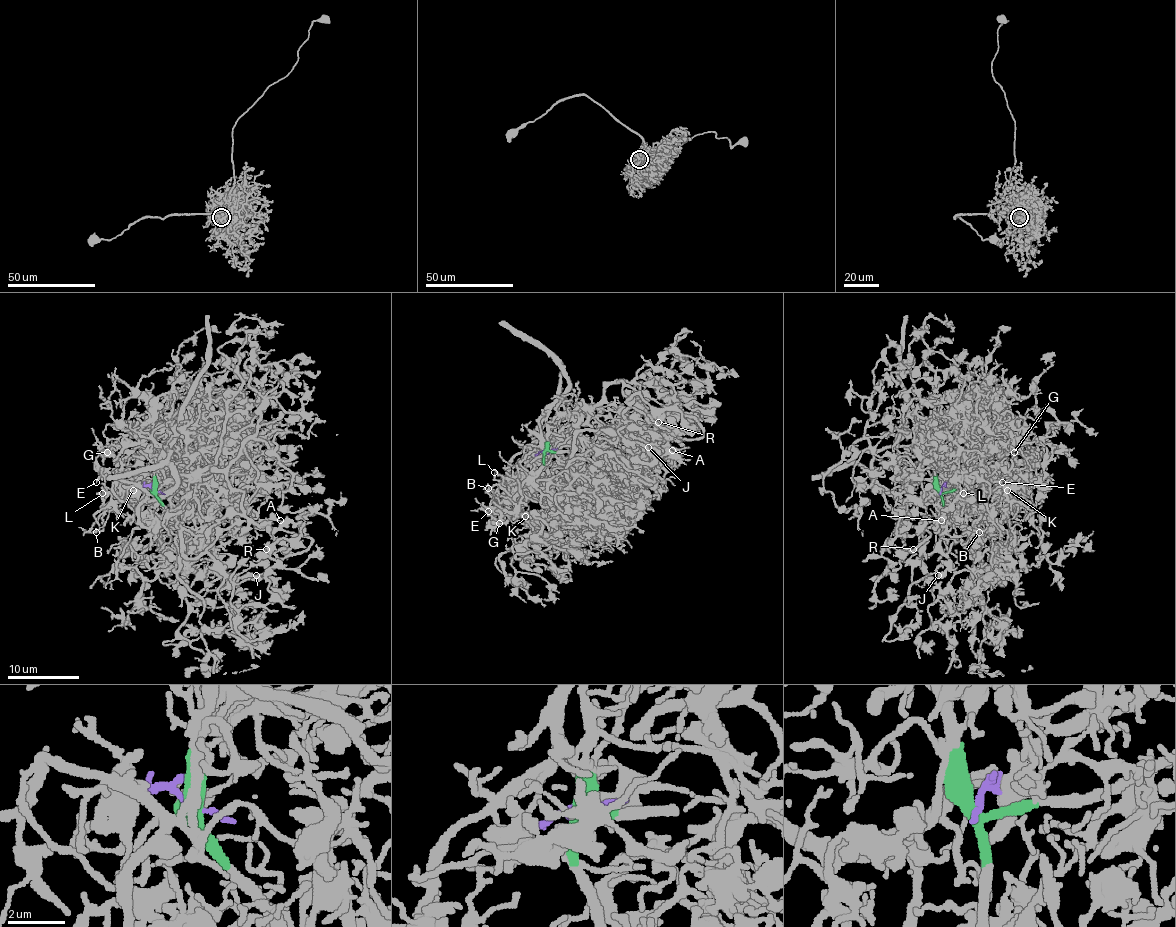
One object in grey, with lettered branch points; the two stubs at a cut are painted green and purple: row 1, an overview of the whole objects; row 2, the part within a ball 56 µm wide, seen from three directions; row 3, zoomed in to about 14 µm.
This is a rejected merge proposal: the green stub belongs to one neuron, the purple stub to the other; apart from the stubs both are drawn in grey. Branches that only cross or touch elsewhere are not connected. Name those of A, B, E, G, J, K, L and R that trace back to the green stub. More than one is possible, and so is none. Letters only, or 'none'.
A, J, R

